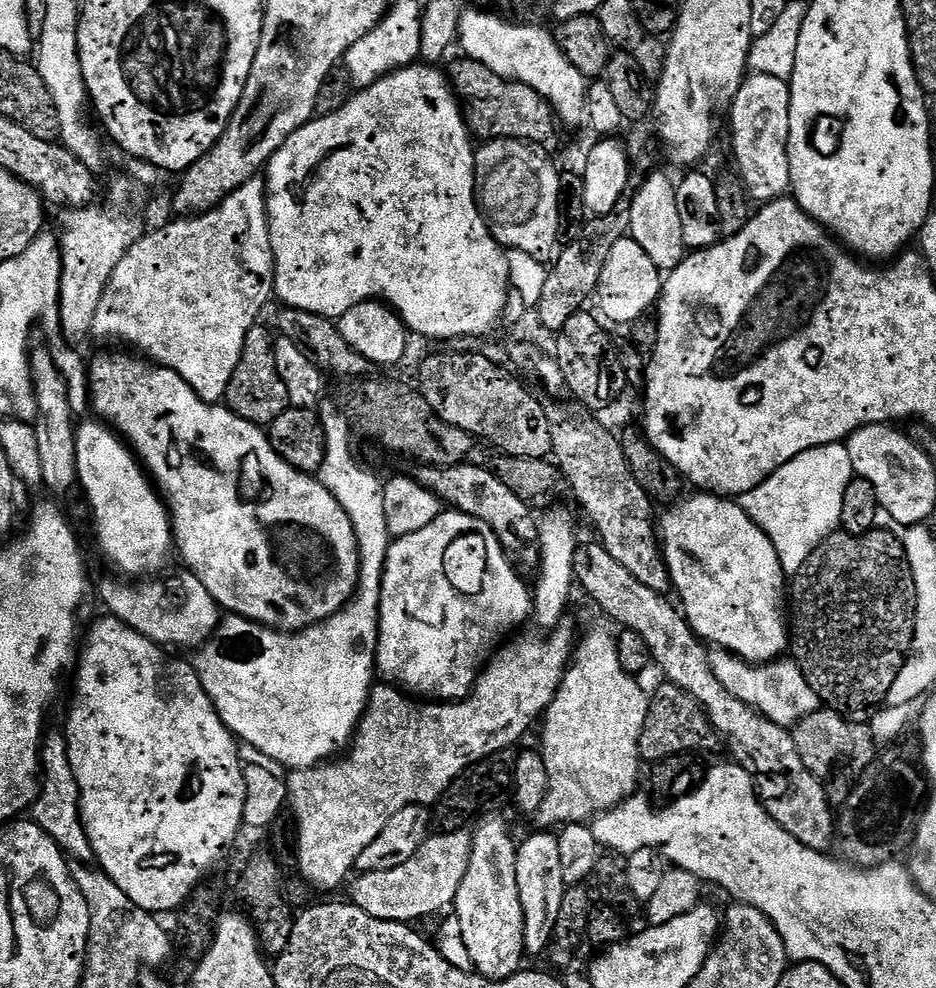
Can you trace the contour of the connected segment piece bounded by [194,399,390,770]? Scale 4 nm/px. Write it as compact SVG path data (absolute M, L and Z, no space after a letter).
M325 399L319 405L320 421L326 433L326 458L318 479L338 498L338 506L350 514L360 551L360 580L356 593L340 612L320 624L299 631L283 632L256 624L245 616L228 614L220 621L218 635L195 653L194 667L210 702L218 710L222 722L237 741L254 746L268 756L269 761L285 764L285 769L312 768L343 753L351 745L356 728L368 706L368 695L374 687L376 643L380 637L380 583L388 557L390 537L386 526L386 506L382 506L384 485L368 468L363 468L352 453L348 437L350 425L341 405Z

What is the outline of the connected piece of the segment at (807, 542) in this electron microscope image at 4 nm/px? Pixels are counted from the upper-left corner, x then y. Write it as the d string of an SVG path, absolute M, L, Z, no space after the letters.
M843 443L827 444L798 454L763 484L740 495L740 509L774 542L785 577L792 578L805 571L804 563L808 559L809 563L824 539L840 528L842 494L846 494L846 486L852 479L847 447Z

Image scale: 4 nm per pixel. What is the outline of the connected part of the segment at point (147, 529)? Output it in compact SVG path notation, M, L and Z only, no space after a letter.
M103 423L79 425L76 428L76 475L79 487L84 487L84 496L92 503L92 520L96 523L96 536L100 539L100 548L116 563L117 573L123 574L128 578L148 578L156 572L168 560L168 555L174 552L174 537L172 534L172 517L168 515L167 507L160 495L156 491L151 479L146 475L145 469L138 463L135 455L126 447L125 441L117 433Z

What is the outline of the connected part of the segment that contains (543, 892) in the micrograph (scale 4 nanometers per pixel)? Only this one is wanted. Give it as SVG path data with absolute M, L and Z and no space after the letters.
M540 830L536 834L537 836L532 836L529 840L521 839L516 849L516 877L522 917L522 948L529 957L536 956L539 952L549 951L556 919L566 891L556 836L548 830Z

